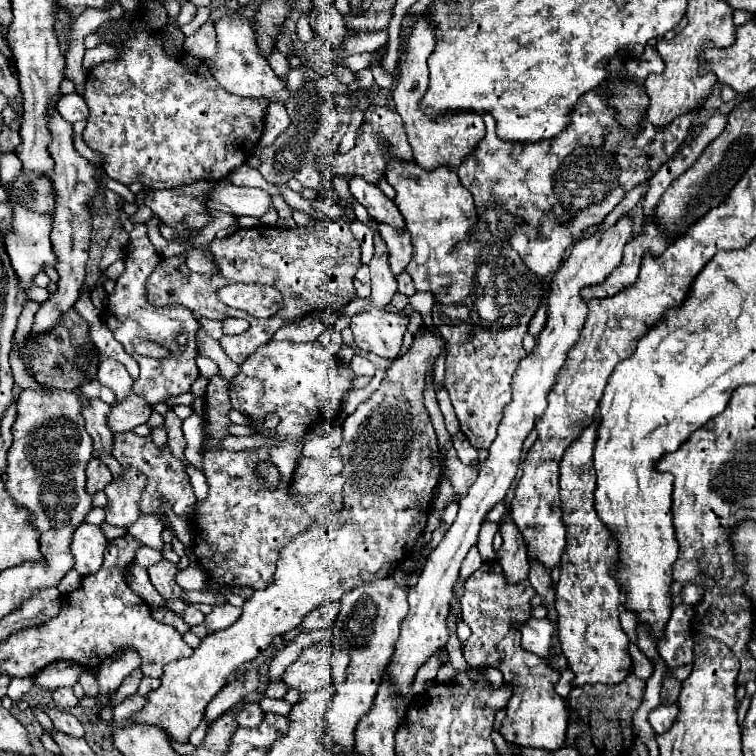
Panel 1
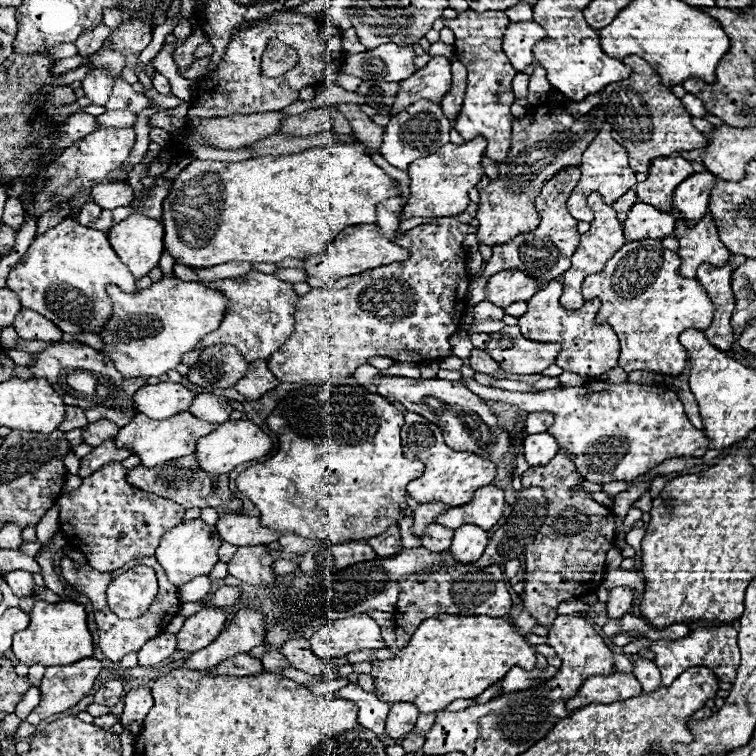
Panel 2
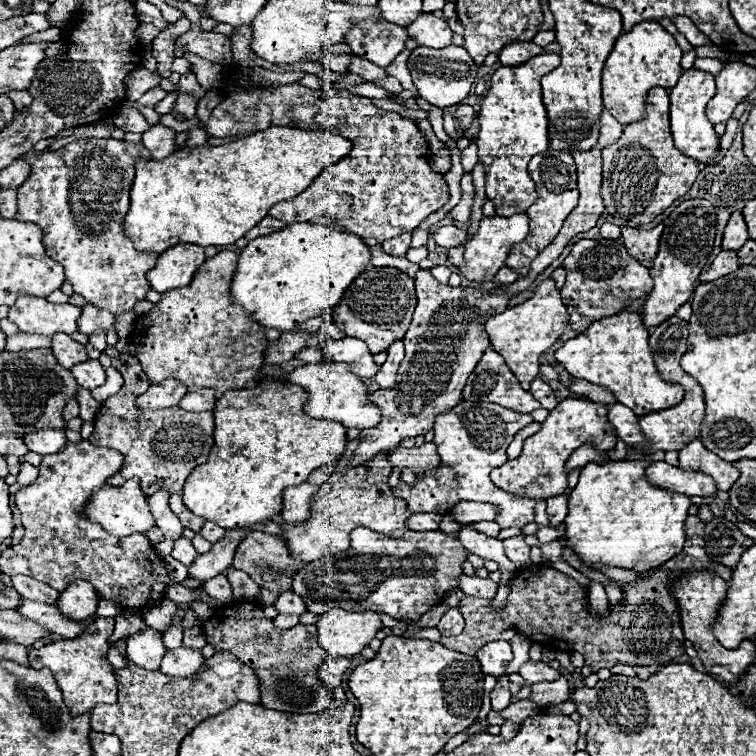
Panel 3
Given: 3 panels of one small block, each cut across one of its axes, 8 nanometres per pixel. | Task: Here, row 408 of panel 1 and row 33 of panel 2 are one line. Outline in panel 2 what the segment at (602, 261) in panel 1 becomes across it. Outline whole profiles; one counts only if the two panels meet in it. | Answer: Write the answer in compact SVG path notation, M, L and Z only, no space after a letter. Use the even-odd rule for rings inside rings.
M510 22L502 48L518 72L524 72L524 68L532 64L532 46L544 36L544 28L536 22Z

